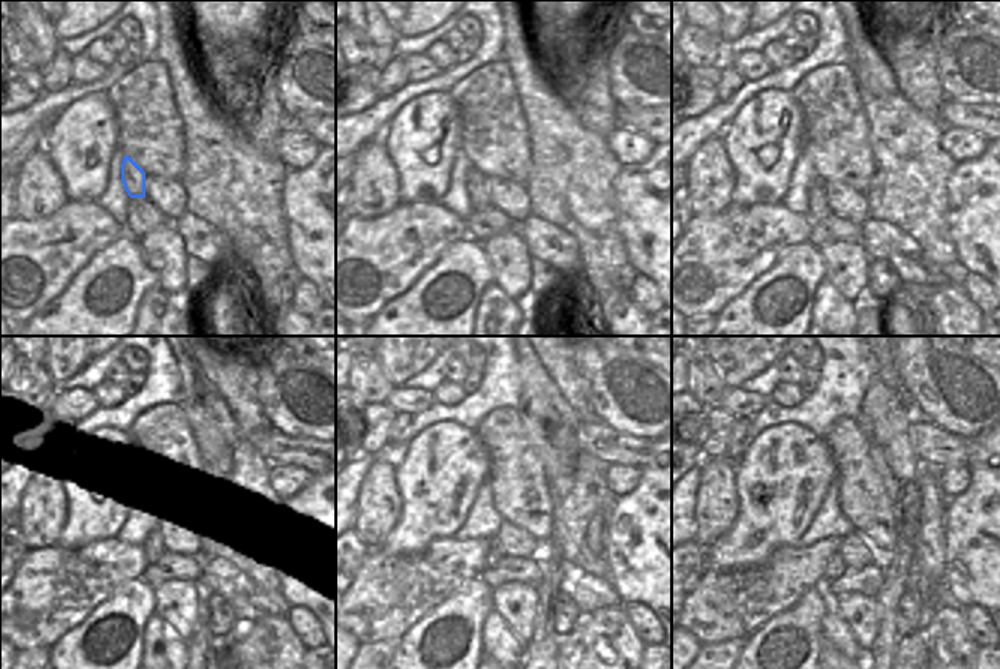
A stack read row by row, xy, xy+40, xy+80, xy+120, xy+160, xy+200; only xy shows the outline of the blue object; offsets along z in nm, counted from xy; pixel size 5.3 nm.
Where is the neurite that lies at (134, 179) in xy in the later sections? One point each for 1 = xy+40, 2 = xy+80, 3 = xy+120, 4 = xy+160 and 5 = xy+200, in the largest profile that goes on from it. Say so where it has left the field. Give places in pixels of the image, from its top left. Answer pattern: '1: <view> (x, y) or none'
1: xy+40 (479, 197)
2: xy+80 (817, 207)
3: xy+120 (150, 542)
4: xy+160 (495, 552)
5: xy+200 (835, 566)

